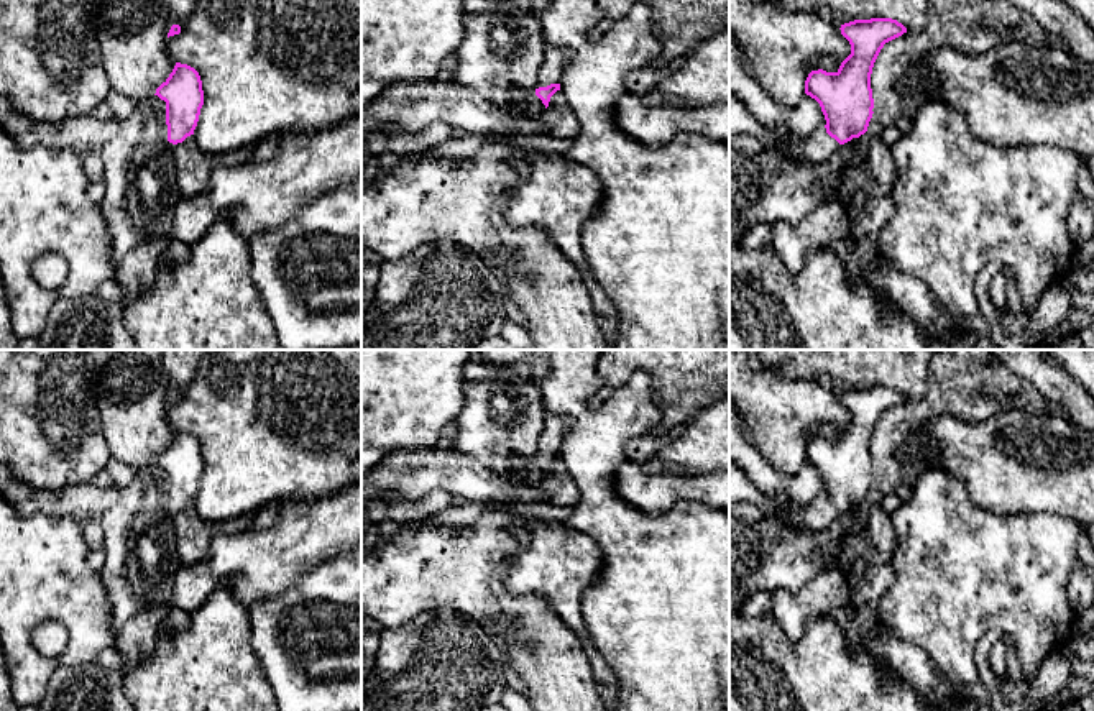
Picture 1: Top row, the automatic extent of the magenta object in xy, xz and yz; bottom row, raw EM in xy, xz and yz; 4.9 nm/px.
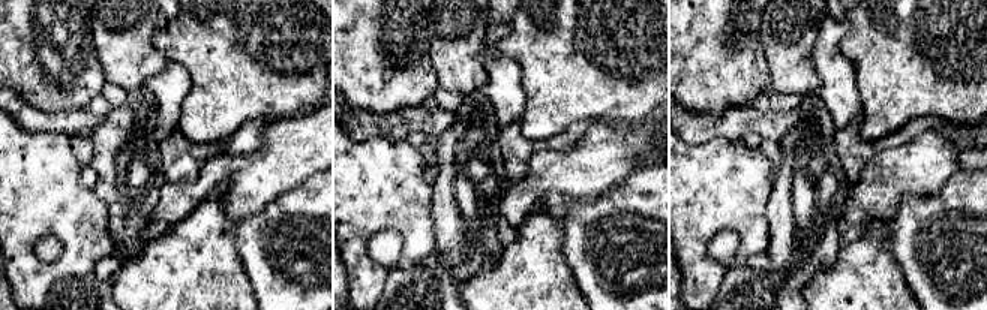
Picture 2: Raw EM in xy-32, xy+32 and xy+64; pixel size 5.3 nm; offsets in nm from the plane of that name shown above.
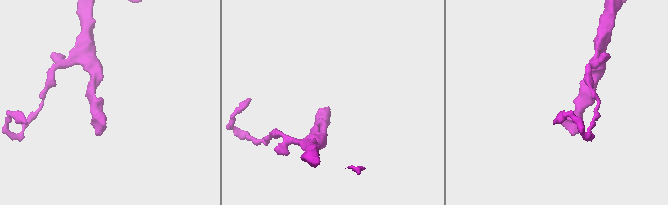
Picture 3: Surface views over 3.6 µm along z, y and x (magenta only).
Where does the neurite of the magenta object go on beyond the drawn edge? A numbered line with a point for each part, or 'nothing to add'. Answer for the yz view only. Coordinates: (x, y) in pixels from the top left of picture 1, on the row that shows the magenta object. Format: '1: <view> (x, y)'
1: yz (815, 150)

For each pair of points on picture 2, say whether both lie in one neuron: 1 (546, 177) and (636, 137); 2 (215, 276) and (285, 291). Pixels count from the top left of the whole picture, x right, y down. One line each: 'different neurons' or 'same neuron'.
1: same neuron
2: different neurons

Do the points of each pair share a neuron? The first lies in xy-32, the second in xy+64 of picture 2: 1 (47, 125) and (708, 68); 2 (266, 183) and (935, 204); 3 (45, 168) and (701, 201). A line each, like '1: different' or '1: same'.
1: different
2: different
3: same

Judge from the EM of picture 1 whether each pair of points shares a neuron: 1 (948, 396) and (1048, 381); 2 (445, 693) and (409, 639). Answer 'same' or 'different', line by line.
1: different
2: same

